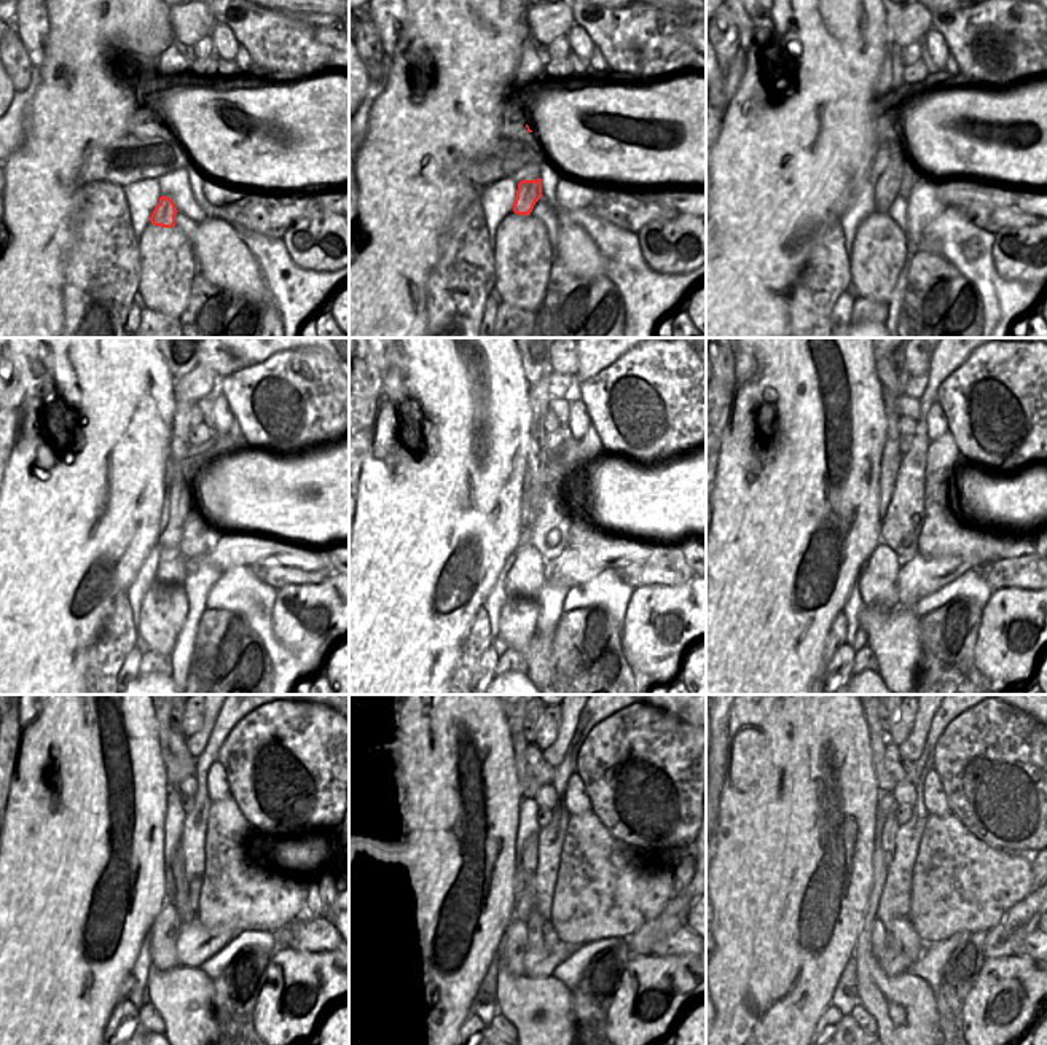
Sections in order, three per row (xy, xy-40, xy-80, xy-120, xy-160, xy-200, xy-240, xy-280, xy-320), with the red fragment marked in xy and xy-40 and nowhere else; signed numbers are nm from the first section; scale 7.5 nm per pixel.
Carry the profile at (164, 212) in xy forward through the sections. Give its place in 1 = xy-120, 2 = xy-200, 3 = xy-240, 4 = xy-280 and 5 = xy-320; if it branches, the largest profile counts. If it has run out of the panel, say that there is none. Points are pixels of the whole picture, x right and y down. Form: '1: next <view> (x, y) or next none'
1: next xy-120 (177, 502)
2: next xy-200 (891, 456)
3: next xy-240 (176, 814)
4: next xy-280 (528, 824)
5: next xy-320 (886, 805)

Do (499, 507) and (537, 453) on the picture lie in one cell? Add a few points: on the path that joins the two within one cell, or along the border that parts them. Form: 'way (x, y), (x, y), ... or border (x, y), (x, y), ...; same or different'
border (529, 434), (523, 497), (518, 507); different

